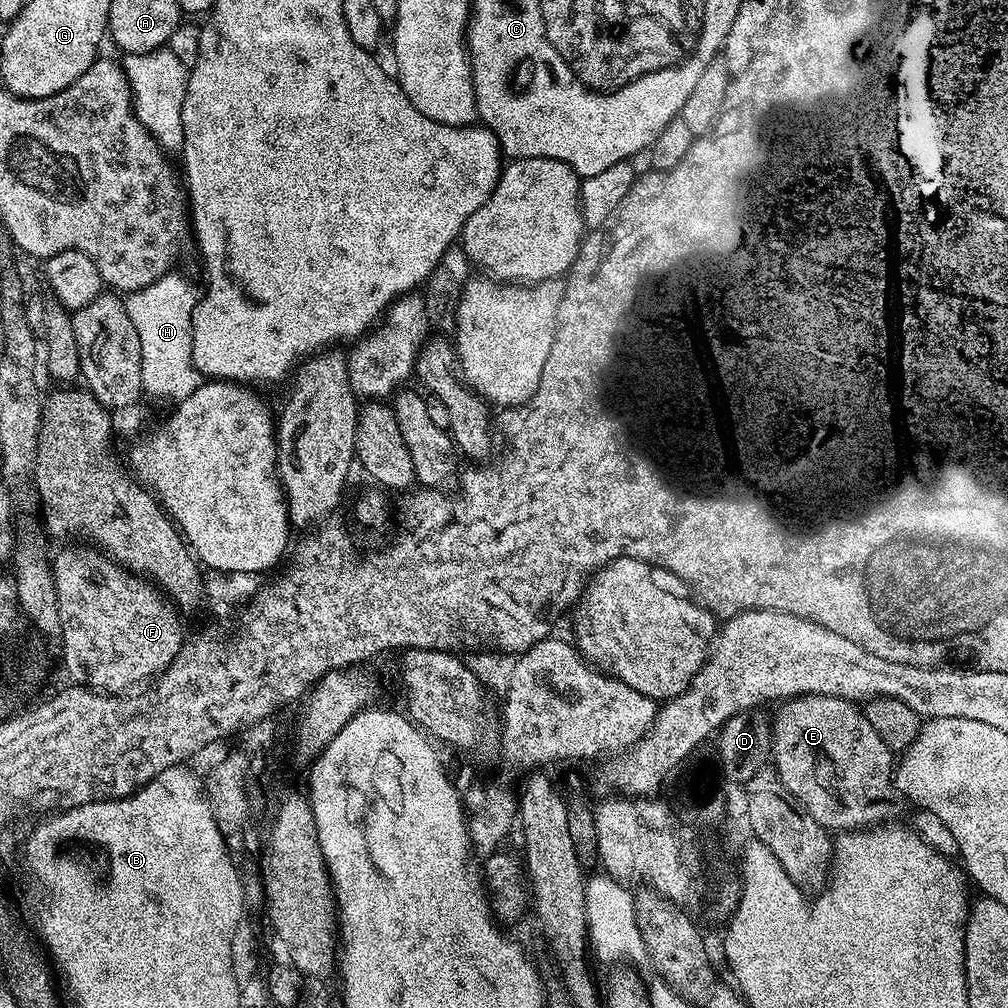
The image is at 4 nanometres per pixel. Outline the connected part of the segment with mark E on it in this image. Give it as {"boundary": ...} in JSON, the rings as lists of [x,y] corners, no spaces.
{"boundary":[[[798,696],[779,705],[776,717],[771,717],[772,754],[771,767],[776,769],[782,786],[797,805],[827,828],[829,833],[859,832],[884,826],[895,814],[894,797],[894,753],[878,738],[878,730],[870,726],[863,711],[853,701],[837,696]]]}

